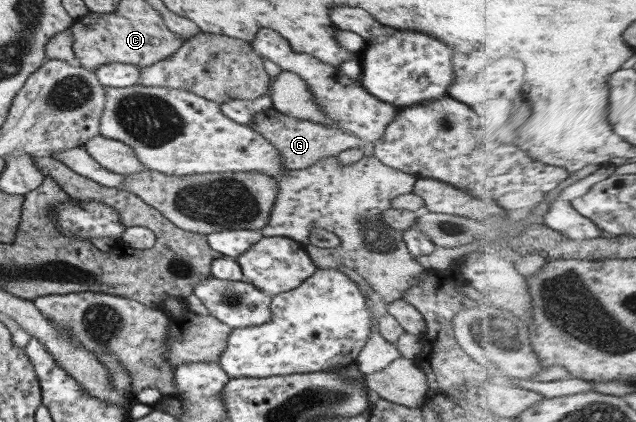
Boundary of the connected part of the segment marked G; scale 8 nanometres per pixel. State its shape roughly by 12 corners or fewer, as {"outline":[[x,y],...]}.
{"outline":[[273,108],[247,125],[301,171],[363,142]]}

